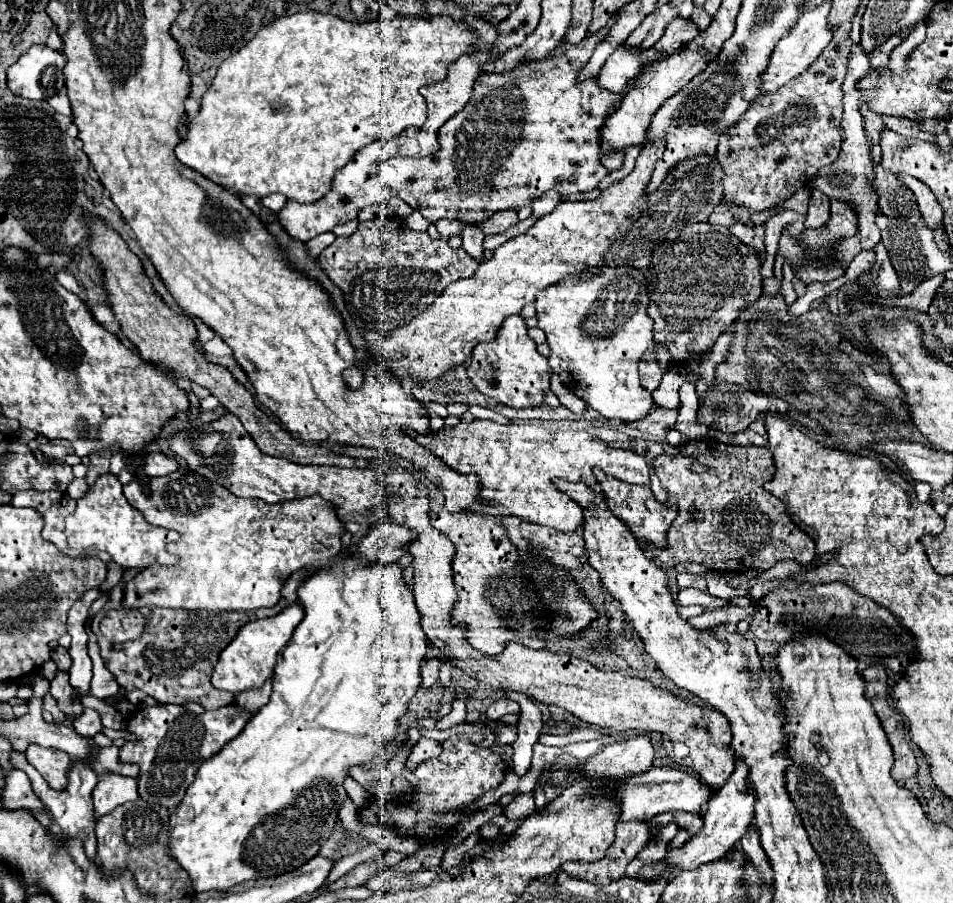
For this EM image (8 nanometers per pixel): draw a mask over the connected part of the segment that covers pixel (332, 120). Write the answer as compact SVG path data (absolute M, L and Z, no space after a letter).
M297 12L291 16L281 16L275 18L271 24L263 26L255 38L251 38L237 54L225 58L217 70L217 76L211 84L211 88L205 92L199 116L189 124L187 138L175 148L177 158L189 166L195 168L199 174L209 178L211 182L229 188L235 194L253 194L257 198L269 196L273 192L281 192L287 198L301 202L301 204L311 204L321 200L333 184L333 176L337 170L341 170L361 146L367 146L373 140L381 138L393 138L399 136L405 128L409 126L419 126L425 122L425 98L419 94L419 88L429 82L441 82L445 78L447 66L459 58L461 54L473 54L477 50L477 36L473 34L471 26L465 22L457 22L447 14L435 16L435 18L395 18L393 22L383 22L383 20L371 20L371 22L347 22L331 14L323 12Z

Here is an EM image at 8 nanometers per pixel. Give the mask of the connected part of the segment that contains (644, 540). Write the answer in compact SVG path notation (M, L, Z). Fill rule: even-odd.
M597 476L597 482L601 484L603 496L607 500L609 510L629 528L629 532L645 546L645 544L653 544L655 548L665 548L667 546L667 530L671 526L671 522L677 518L677 506L667 506L667 504L659 504L653 498L651 488L647 486L635 486L635 484L625 484L617 478L611 476Z

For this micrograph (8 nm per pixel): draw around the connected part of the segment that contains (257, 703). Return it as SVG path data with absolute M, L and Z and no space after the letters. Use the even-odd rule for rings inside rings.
M267 680L259 690L247 690L243 694L237 694L237 706L249 714L257 714L267 702L271 694L271 680Z

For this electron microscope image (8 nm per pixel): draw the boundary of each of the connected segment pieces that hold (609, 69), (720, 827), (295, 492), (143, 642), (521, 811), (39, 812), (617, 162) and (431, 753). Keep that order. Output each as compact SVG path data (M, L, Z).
M621 46L619 50L615 50L615 54L605 62L605 66L599 72L599 86L613 94L621 94L627 80L635 78L635 74L639 72L639 56L641 48Z
M738 759L735 763L735 770L729 776L727 784L717 792L715 798L711 798L711 810L713 812L709 810L705 814L705 826L699 830L699 834L691 836L681 848L671 848L661 862L643 866L637 872L635 878L641 880L641 882L657 882L657 880L663 878L663 874L667 870L673 870L673 868L695 870L701 864L709 864L709 862L721 860L743 838L743 834L747 832L747 826L751 824L751 820L755 816L755 810L753 810L755 796L749 792L748 773L747 765Z
M229 412L223 418L211 422L207 434L201 434L199 438L187 438L185 434L177 434L171 438L169 446L175 452L175 456L187 460L187 464L193 472L205 476L211 482L219 482L231 494L241 496L241 498L261 498L271 504L281 504L285 500L297 500L297 498L307 498L307 496L319 494L327 502L337 504L336 513L343 523L357 522L367 528L375 528L389 518L391 492L387 490L387 484L383 482L383 476L379 470L371 470L371 468L357 470L357 468L335 468L335 466L295 466L293 462L287 462L285 458L265 456L259 452L259 448L255 446L255 442L243 428L243 424Z
M157 606L142 607L137 610L145 616L145 632L141 634L141 638L129 640L129 642L121 642L121 644L113 644L113 642L109 642L109 640L99 632L99 618L101 618L101 614L99 614L99 616L93 620L93 624L91 624L91 626L93 626L93 632L95 632L95 634L97 634L97 638L99 638L99 648L101 648L101 658L103 658L103 662L105 662L105 668L115 676L117 684L119 684L125 692L131 692L131 690L143 690L143 692L147 692L149 696L157 698L157 700L159 700L159 702L163 702L163 704L185 704L185 702L197 702L197 704L201 704L205 710L215 710L215 708L229 706L235 702L235 695L233 693L219 690L211 686L211 674L213 674L213 666L215 666L215 662L219 660L219 654L223 652L223 648L227 648L227 646L229 646L229 642L237 636L239 628L241 628L247 620L251 622L251 620L255 620L255 618L251 618L251 616L249 616L249 614L245 614L245 612L215 612L215 610L211 610L211 612L209 612L209 610L189 612L189 610L184 609L157 608Z
M529 792L529 794L517 794L517 798L509 806L503 808L503 814L507 816L507 820L527 818L533 812L537 812L537 806L533 802L533 792Z
M13 770L7 774L7 784L5 784L5 792L3 792L3 806L7 810L29 808L37 818L41 818L43 826L51 828L51 820L49 820L47 812L43 810L45 806L31 790L31 782L23 770Z
M607 152L607 154L601 154L601 166L607 170L607 172L613 172L613 170L619 170L623 166L623 156L625 152Z
M421 738L419 744L413 748L411 756L407 758L406 765L409 769L413 770L417 764L421 764L423 760L435 758L441 754L441 744L437 740L429 740L429 738Z

